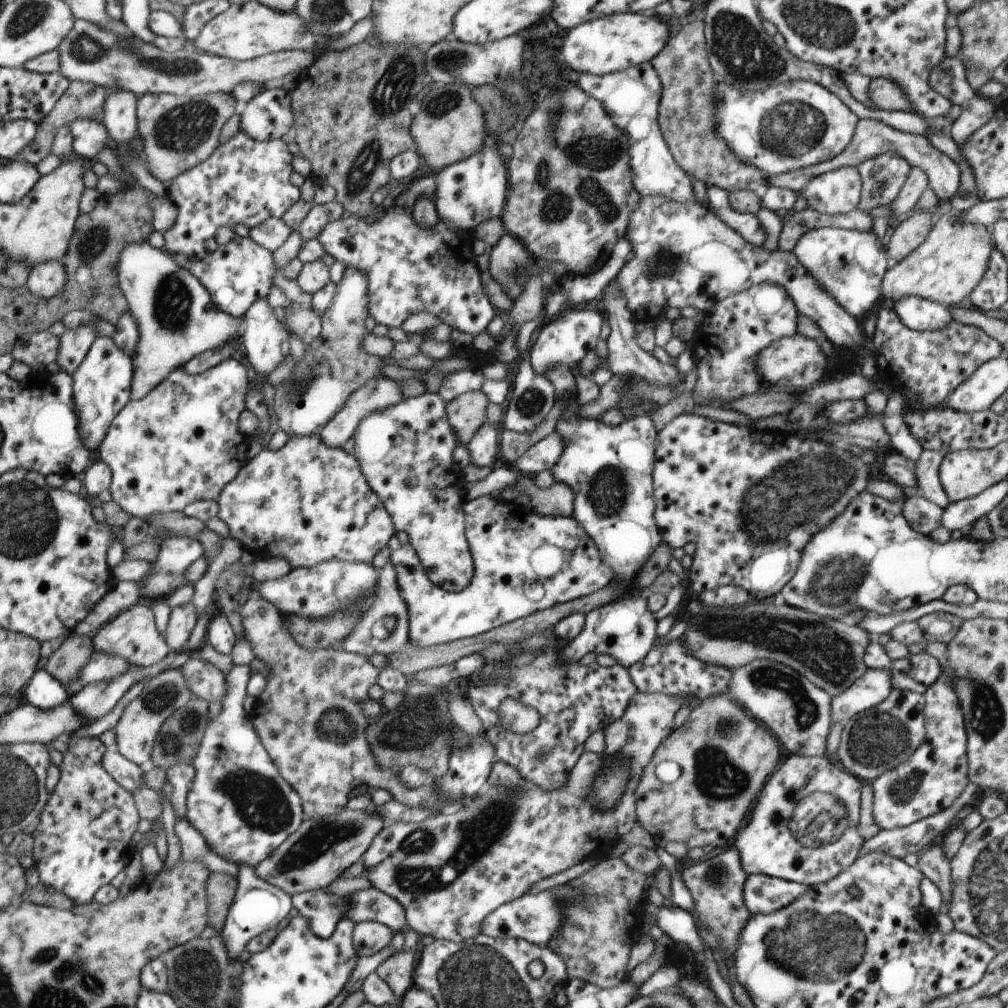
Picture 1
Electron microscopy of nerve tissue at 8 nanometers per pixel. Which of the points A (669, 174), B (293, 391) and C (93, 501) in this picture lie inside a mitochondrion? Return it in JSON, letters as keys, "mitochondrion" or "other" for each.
{"A":"other","B":"mitochondrion","C":"other"}

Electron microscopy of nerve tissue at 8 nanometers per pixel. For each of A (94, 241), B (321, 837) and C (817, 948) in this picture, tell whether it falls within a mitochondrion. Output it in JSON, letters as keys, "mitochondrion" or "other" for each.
{"A":"mitochondrion","B":"mitochondrion","C":"mitochondrion"}

